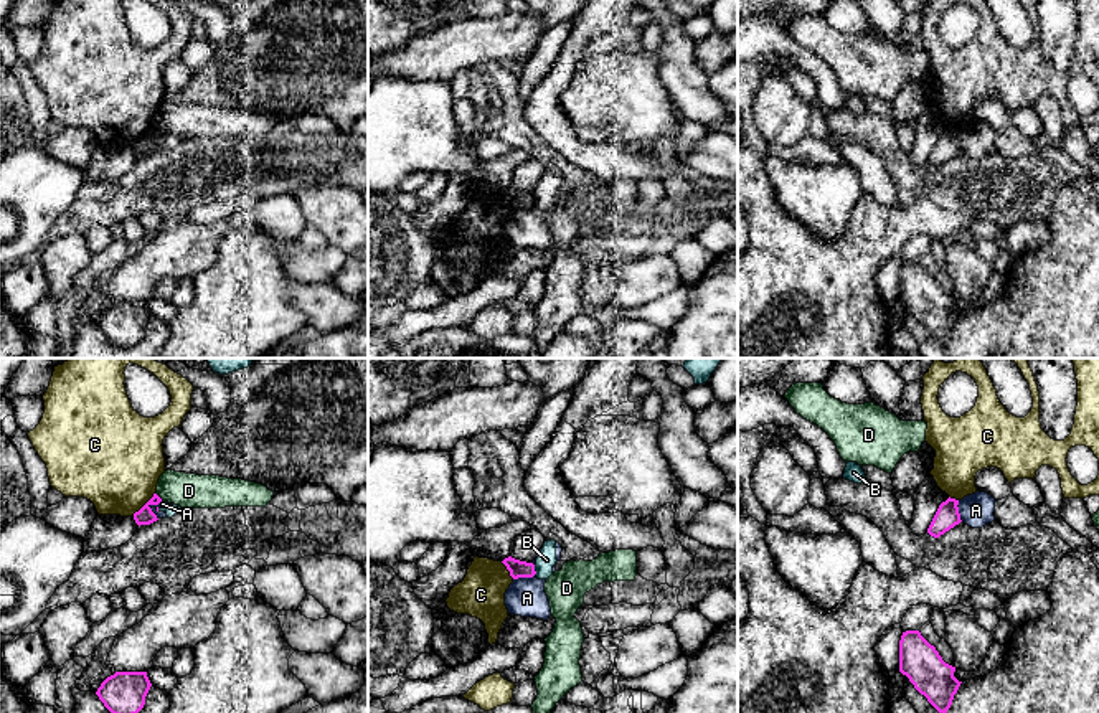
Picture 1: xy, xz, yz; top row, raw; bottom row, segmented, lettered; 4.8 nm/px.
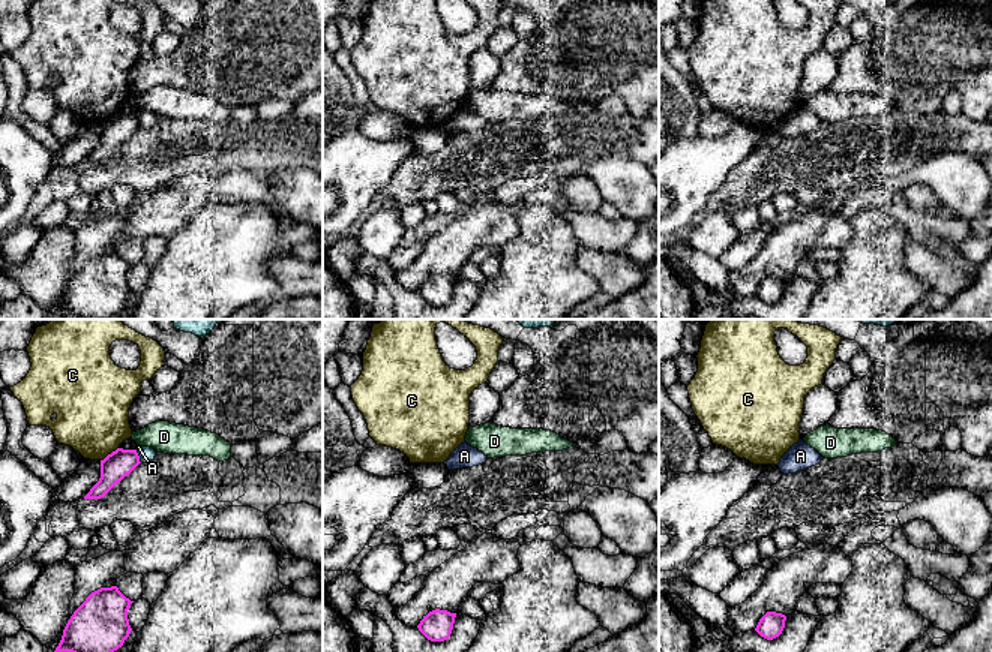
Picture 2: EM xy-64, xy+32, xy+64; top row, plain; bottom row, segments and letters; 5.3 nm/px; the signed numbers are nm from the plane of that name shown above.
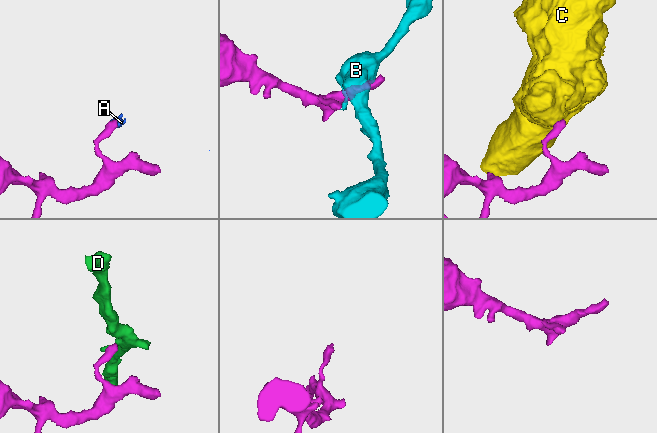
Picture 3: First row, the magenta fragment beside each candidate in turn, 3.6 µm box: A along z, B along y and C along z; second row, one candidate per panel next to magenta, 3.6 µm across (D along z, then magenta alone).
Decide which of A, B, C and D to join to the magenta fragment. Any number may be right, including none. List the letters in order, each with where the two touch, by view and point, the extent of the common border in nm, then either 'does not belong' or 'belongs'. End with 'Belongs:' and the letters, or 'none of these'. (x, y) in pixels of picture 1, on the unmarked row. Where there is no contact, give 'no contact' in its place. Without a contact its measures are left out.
A: xy (157, 141) | 100 nm | does not belong
B: xz (533, 200) | 60 nm | does not belong
C: xy (146, 134) | 160 nm | does not belong
D: xy (157, 126) | 50 nm | does not belong
Belongs: none of these

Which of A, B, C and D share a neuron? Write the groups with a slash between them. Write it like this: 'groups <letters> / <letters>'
groups A B / C / D

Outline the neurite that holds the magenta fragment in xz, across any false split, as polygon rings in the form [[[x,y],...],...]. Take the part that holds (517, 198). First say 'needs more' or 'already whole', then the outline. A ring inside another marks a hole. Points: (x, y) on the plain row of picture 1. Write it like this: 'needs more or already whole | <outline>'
already whole | [[[512,187],[505,188],[502,193],[507,196],[513,210],[533,208],[536,205],[533,193],[520,191]]]

